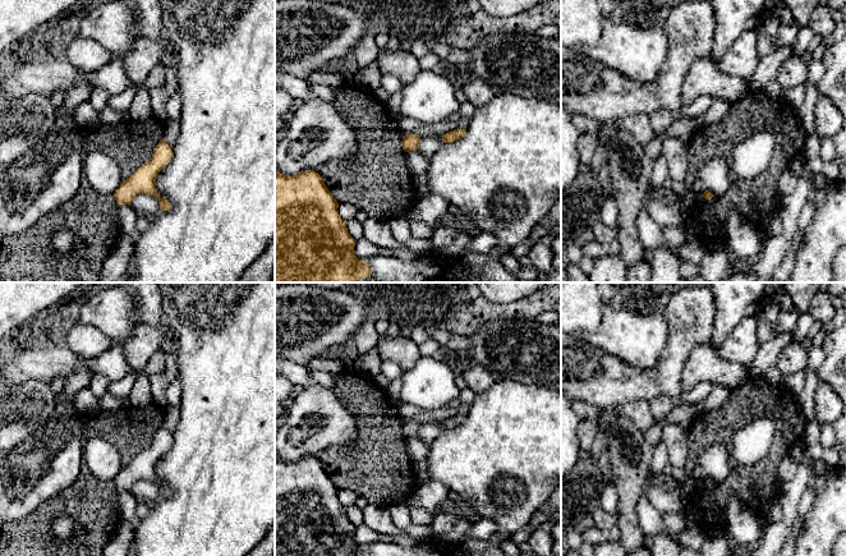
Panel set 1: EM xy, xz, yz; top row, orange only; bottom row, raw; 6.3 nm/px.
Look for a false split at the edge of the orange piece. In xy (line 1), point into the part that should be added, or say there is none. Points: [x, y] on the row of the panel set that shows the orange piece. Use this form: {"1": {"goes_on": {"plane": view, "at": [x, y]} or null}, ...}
{"1": {"goes_on": null}}

